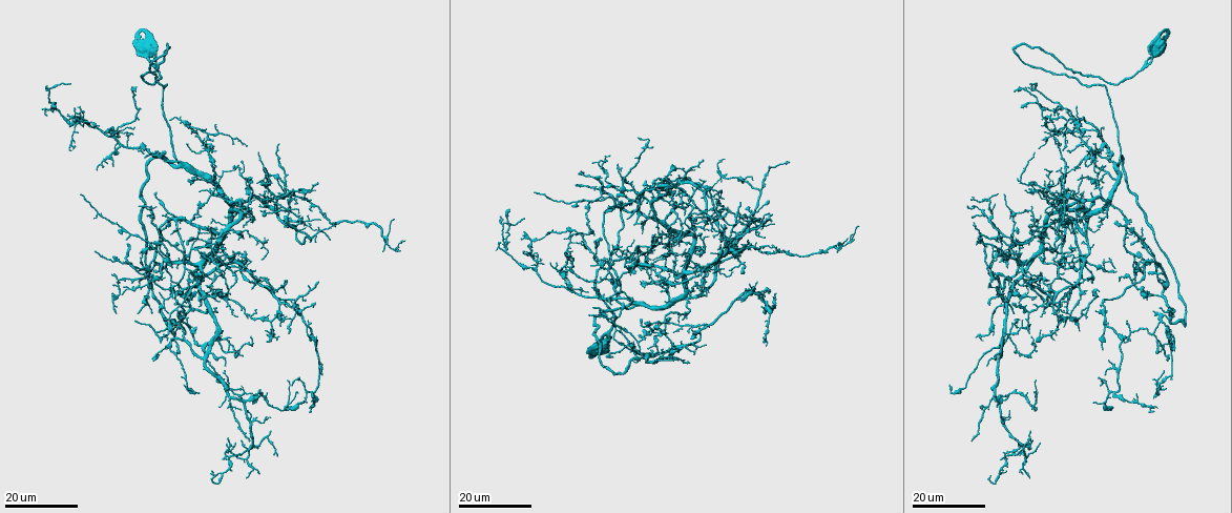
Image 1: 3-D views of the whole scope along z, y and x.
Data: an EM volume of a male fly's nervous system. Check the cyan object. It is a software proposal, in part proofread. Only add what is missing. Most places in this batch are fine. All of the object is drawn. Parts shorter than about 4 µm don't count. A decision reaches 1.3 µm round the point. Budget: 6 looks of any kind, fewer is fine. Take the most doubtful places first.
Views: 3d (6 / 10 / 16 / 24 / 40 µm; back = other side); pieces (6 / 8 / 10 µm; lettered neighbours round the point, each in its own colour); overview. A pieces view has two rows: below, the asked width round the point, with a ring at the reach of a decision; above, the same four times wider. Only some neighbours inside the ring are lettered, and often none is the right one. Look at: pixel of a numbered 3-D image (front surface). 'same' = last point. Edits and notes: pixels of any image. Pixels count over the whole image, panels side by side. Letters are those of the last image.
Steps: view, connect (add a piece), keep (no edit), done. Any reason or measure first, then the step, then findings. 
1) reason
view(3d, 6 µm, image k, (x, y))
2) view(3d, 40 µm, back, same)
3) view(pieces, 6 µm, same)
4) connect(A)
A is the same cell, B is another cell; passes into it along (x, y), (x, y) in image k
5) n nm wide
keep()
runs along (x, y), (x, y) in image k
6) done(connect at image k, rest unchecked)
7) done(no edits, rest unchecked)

free end
view(3d, 24 µm, image 1, (668, 348))

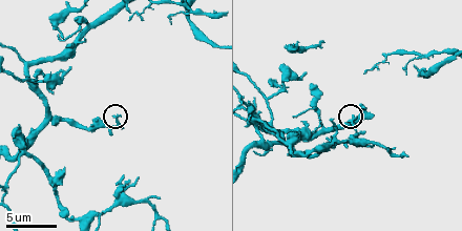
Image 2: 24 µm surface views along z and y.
view(pieces, 10 µm, image 2, (352, 118))

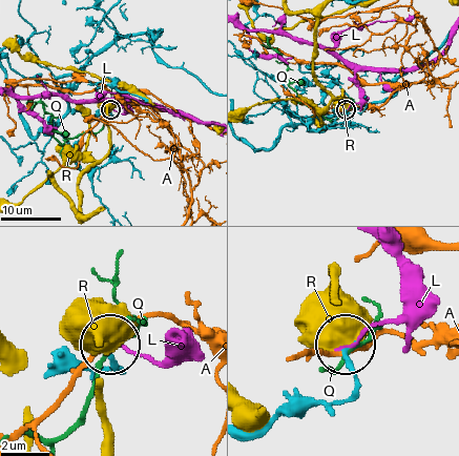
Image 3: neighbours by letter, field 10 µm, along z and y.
200 nm wide
keep()
A, L, Q and R are other cells; runs along (245, 430), (348, 396), (353, 366), (348, 344) in image 3; no lettered piece goes on from it

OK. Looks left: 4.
tapers out
view(3d, 24 µm, image 1, (1120, 281))

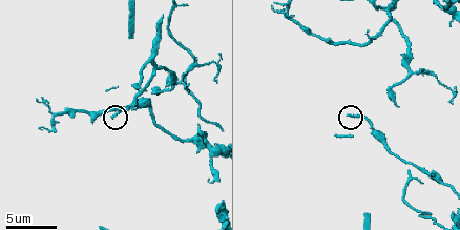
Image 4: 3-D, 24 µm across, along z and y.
view(pieces, 6 µm, image 4, (349, 116))

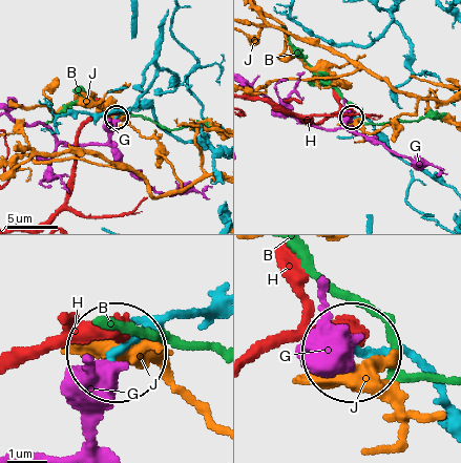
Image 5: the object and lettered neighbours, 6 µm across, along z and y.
keep()
B, G, H and J are other cells; runs along (215, 319), (154, 319), (118, 346) in image 5; no lettered piece goes on from it

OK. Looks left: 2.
an open end
view(3d, 16 µm, image 1, (288, 331))

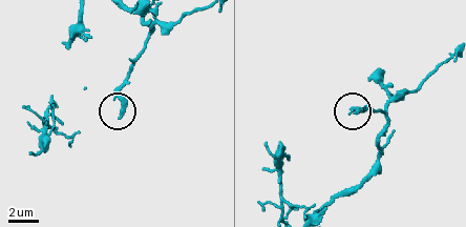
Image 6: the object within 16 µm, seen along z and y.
view(pieces, 8 µm, image 6, (123, 114))

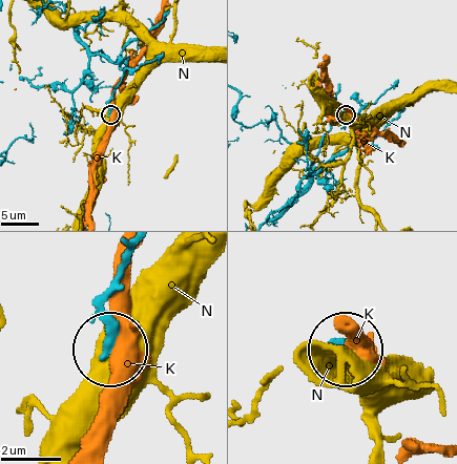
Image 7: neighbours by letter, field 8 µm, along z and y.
keep()
K and N are other cells; runs along (133, 253), (101, 313), (109, 348) in image 7; no lettered piece goes on from it

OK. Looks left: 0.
done(no edits, rest unchecked)

